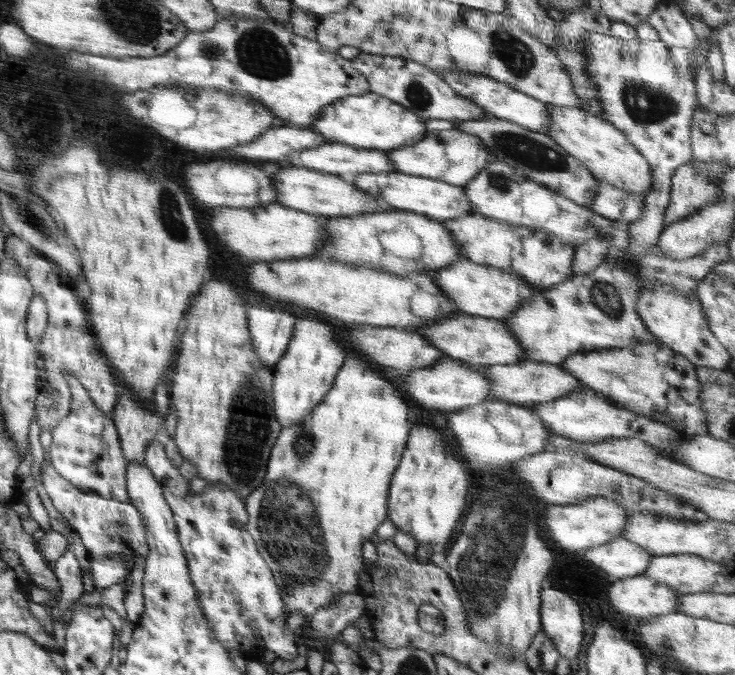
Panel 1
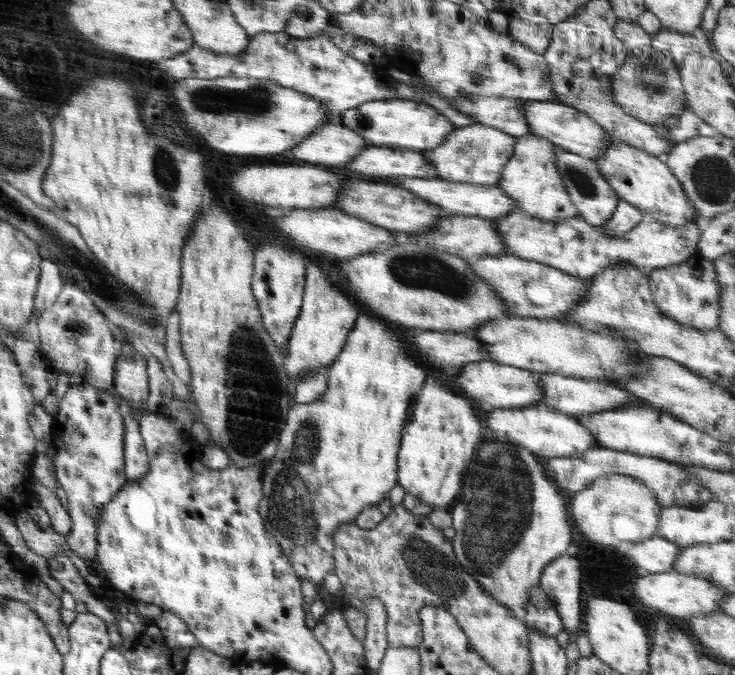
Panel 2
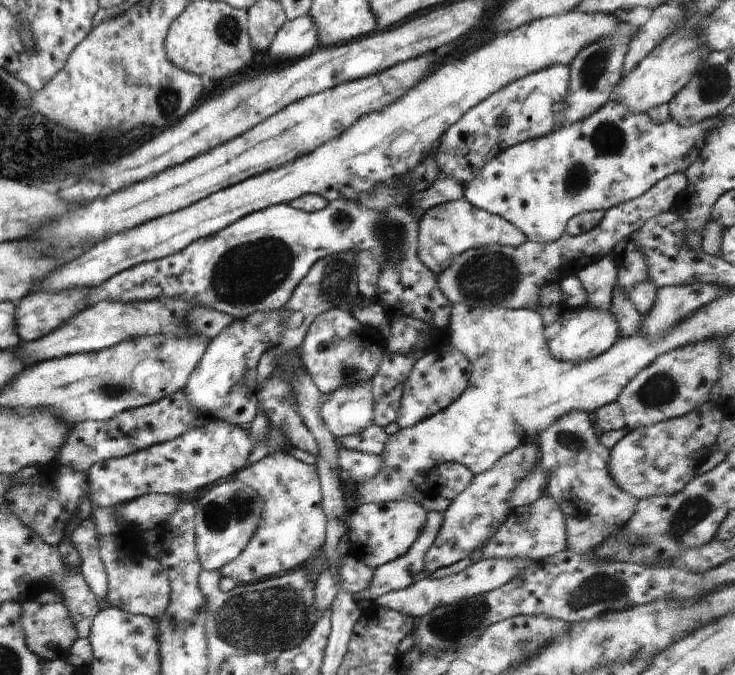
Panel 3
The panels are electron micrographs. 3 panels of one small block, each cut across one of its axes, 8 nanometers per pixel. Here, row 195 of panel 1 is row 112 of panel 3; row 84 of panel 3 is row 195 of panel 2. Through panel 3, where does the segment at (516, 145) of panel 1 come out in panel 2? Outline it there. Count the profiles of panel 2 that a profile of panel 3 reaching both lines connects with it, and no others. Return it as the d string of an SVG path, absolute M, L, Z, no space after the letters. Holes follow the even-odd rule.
M558 149L555 152L555 163L557 171L562 175L564 188L569 192L572 204L577 209L578 217L592 226L603 227L614 216L620 198L610 184L602 178L601 173L598 172L598 165L592 159L564 149Z

